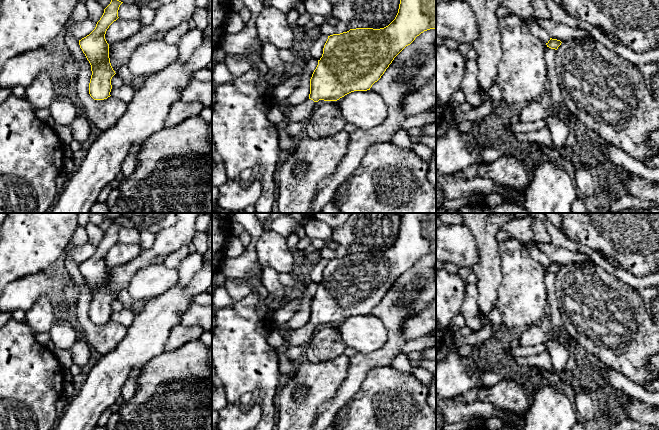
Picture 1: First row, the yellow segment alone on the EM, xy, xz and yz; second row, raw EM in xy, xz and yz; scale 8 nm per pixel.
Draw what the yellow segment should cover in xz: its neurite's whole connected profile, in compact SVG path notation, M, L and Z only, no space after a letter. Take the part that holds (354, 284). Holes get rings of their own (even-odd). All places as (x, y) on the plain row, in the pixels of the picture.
M405 213L398 237L386 251L356 252L333 258L323 272L322 281L310 303L309 322L293 331L287 347L307 345L319 324L337 325L354 315L370 314L394 282L424 255L436 253L436 213Z

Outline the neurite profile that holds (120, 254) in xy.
M138 244L114 245L106 255L105 263L109 269L129 263L138 257L142 248Z

